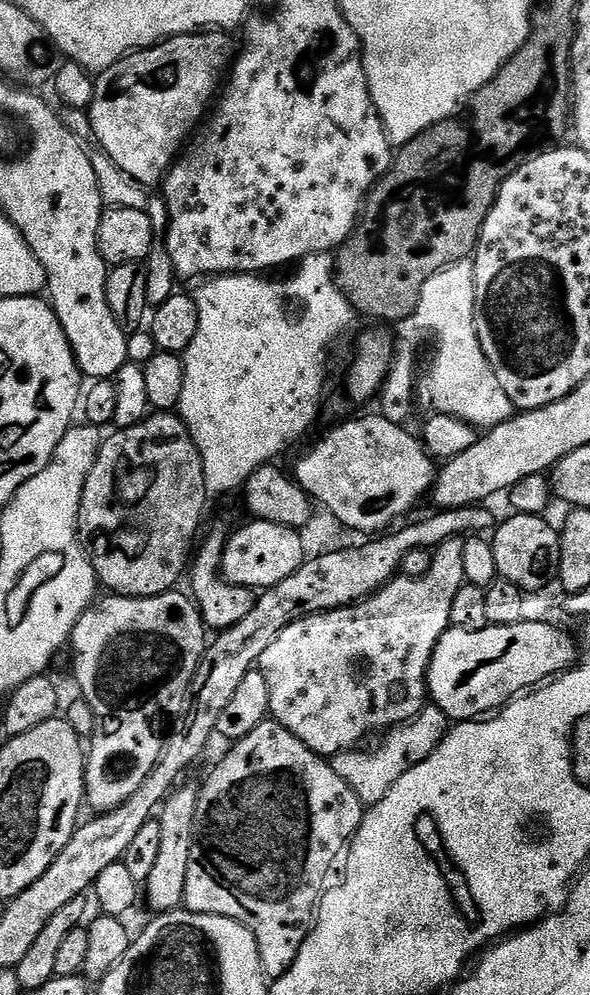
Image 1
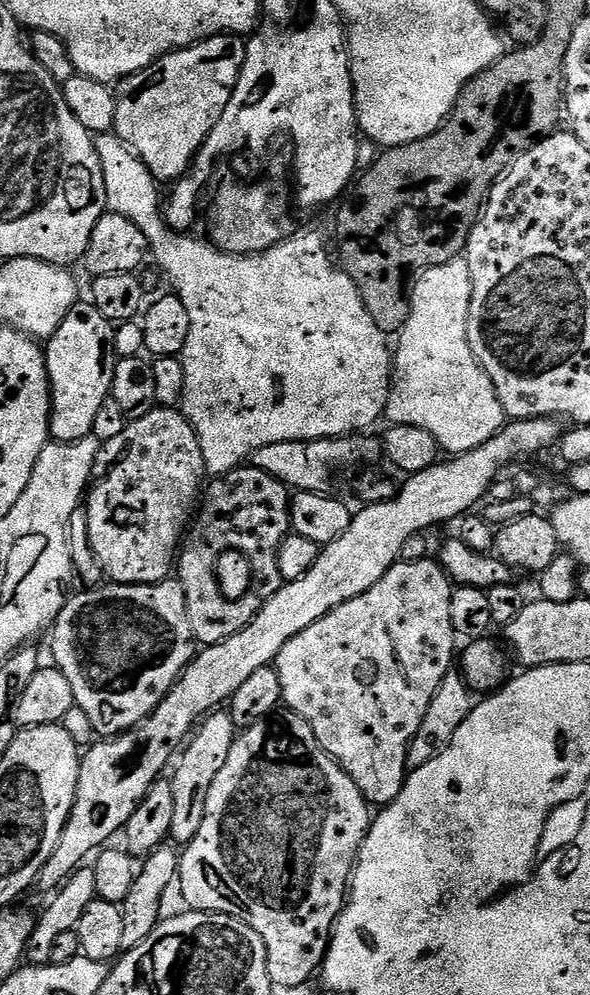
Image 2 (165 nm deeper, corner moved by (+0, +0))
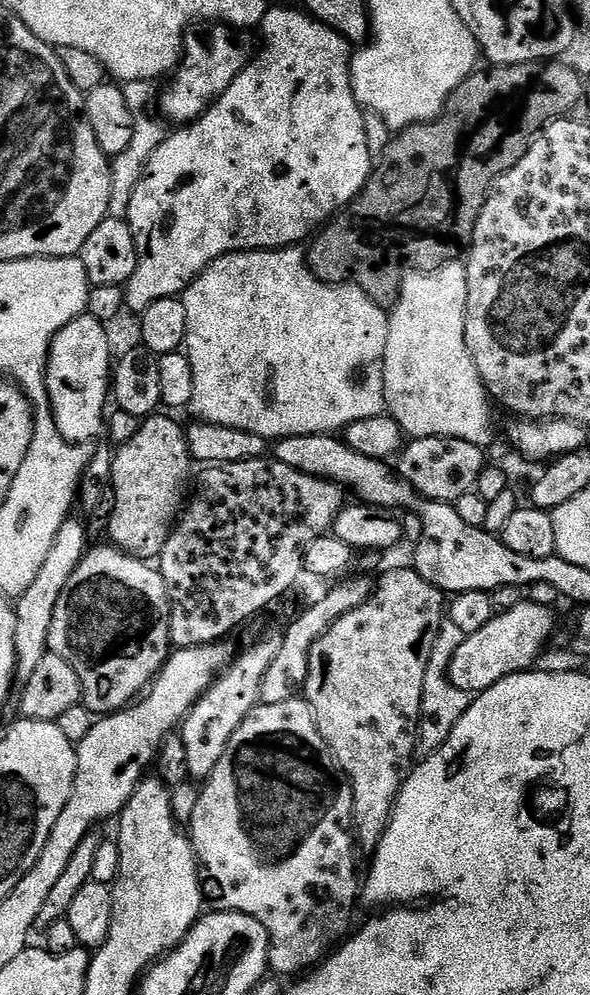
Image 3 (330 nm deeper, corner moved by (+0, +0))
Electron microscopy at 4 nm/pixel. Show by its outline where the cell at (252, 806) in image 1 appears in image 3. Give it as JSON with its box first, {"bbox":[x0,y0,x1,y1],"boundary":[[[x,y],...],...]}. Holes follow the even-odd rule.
{"bbox":[190,698,362,978],"boundary":[[[297,698],[273,704],[259,703],[242,722],[242,726],[234,730],[234,738],[230,738],[226,754],[222,754],[218,766],[214,766],[208,779],[203,781],[198,806],[194,809],[194,818],[190,825],[190,839],[192,849],[196,851],[203,899],[207,903],[209,900],[213,909],[222,912],[241,912],[262,922],[268,935],[268,966],[277,977],[285,978],[284,976],[292,975],[295,977],[297,974],[307,973],[313,966],[319,965],[349,935],[353,927],[352,907],[355,906],[356,900],[358,904],[358,893],[362,888],[361,877],[356,877],[358,844],[354,839],[352,826],[352,784],[348,781],[347,772],[340,767],[326,746],[307,700]]]}

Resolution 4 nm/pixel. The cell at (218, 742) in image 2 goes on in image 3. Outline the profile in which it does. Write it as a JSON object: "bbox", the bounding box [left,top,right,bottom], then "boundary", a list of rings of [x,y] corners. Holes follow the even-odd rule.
{"bbox":[178,636,280,782],"boundary":[[[268,636],[257,644],[252,644],[244,653],[237,655],[232,663],[220,673],[219,678],[204,691],[202,698],[192,705],[184,723],[180,725],[178,734],[186,746],[186,766],[188,775],[193,781],[203,782],[218,766],[222,754],[226,754],[226,746],[230,746],[230,738],[234,738],[234,730],[242,726],[256,705],[260,703],[260,687],[262,678],[266,678],[266,669],[278,654],[280,640]]]}

